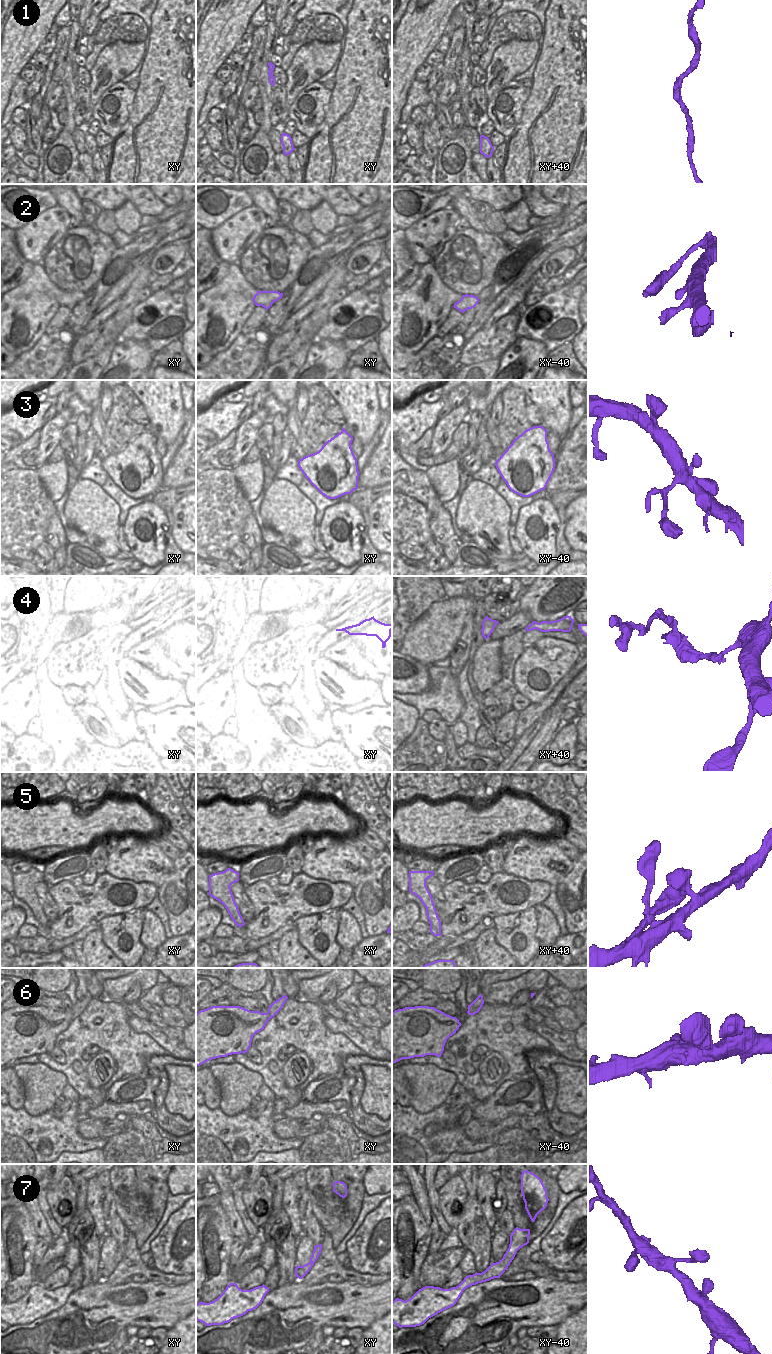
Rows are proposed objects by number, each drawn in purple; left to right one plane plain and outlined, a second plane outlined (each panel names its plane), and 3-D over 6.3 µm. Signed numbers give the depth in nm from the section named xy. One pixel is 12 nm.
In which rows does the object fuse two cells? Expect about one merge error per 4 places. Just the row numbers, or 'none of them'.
4

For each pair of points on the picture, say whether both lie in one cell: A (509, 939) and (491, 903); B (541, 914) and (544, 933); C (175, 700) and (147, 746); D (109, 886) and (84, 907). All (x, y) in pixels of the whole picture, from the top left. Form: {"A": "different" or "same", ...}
{"A": "different", "B": "same", "C": "same", "D": "same"}

